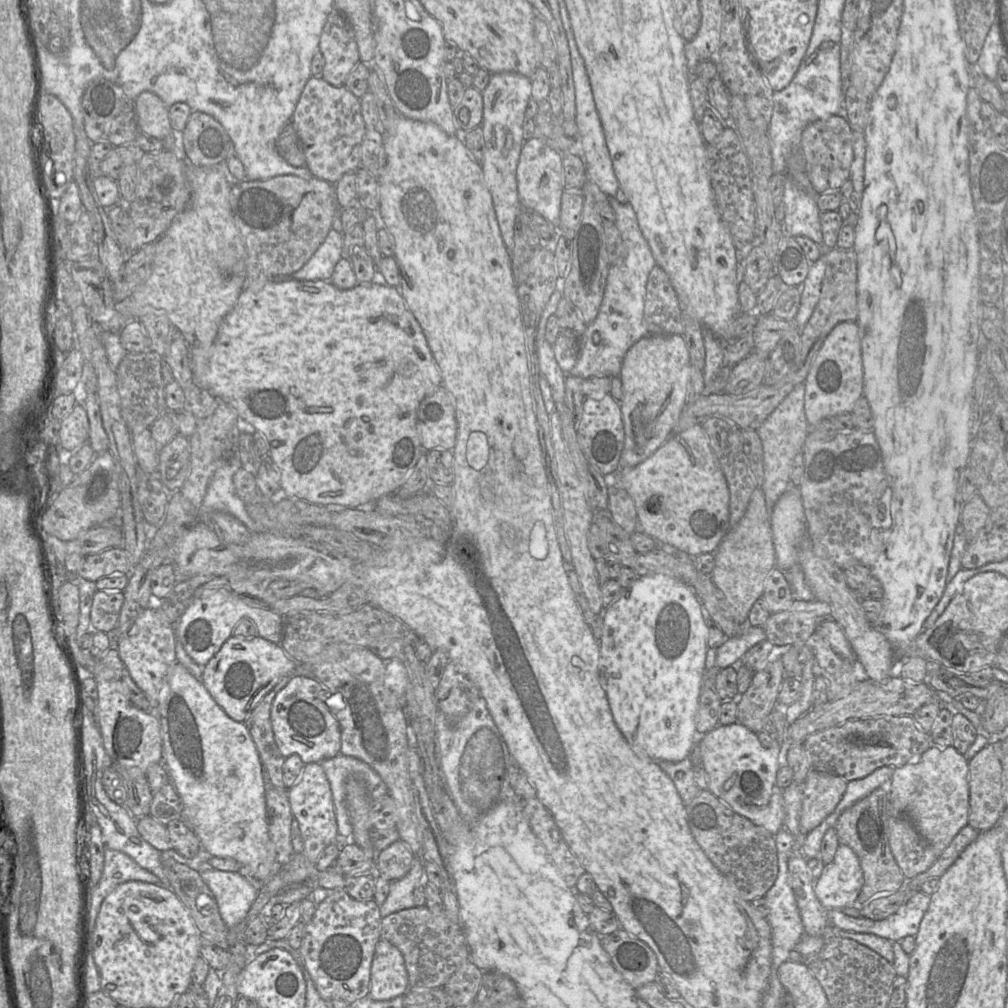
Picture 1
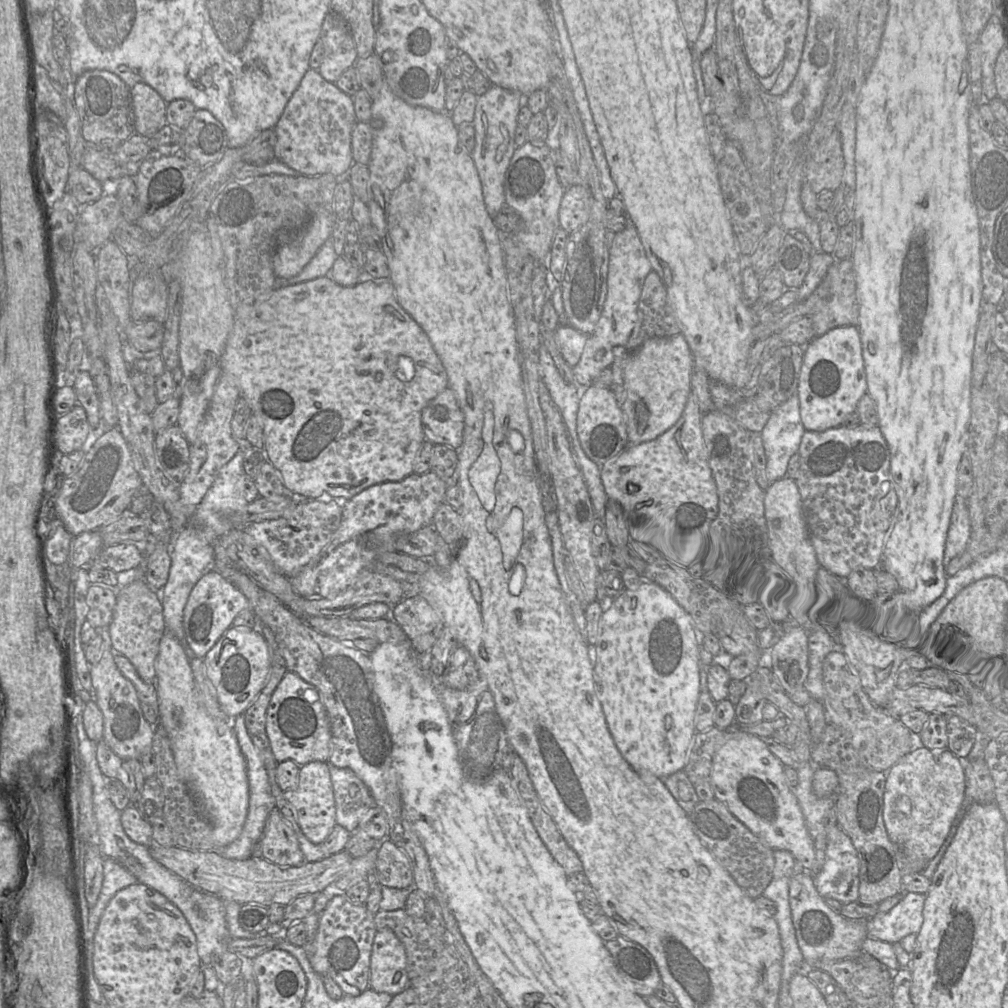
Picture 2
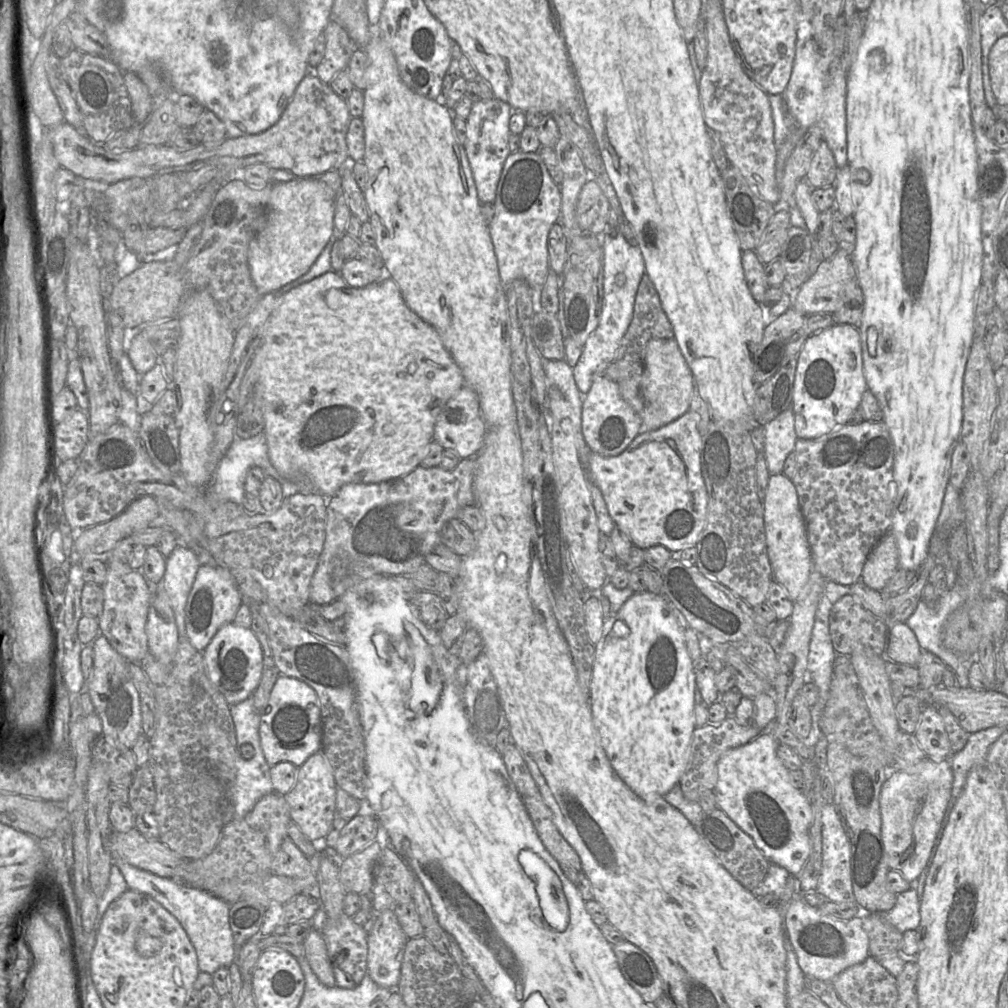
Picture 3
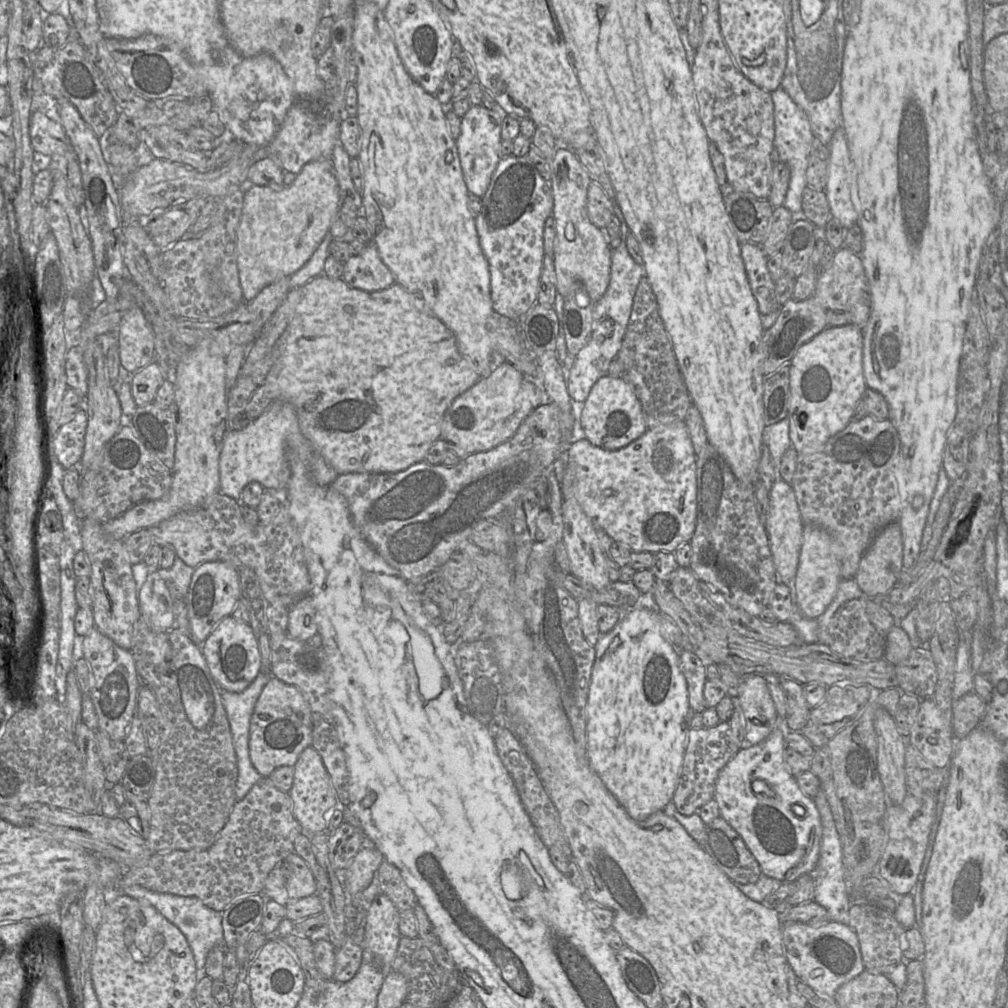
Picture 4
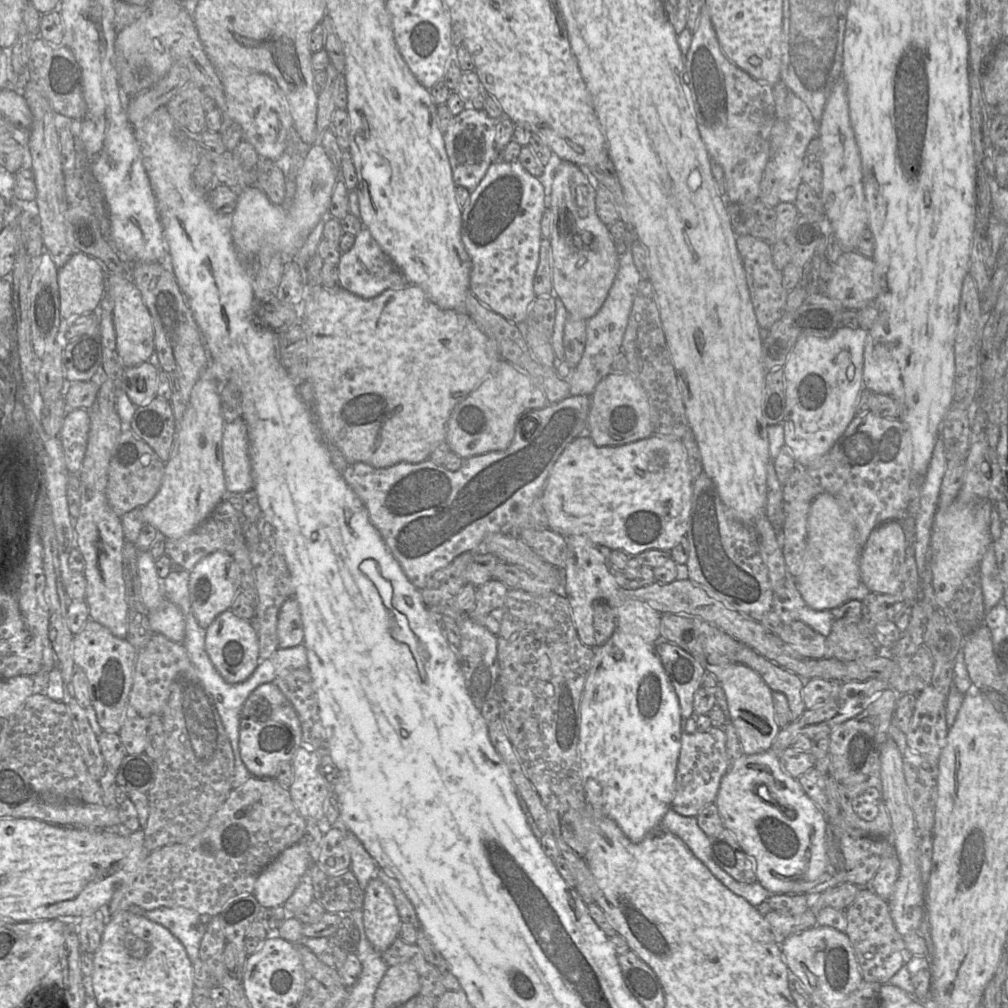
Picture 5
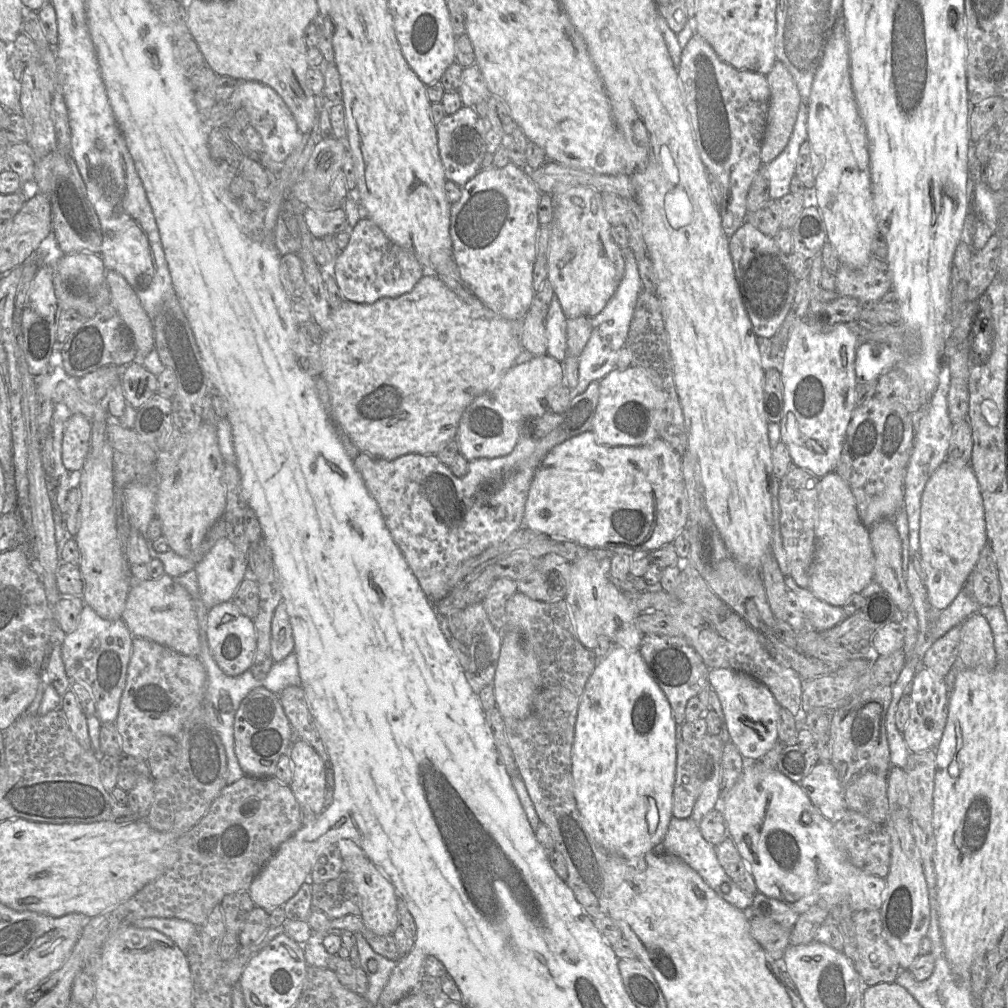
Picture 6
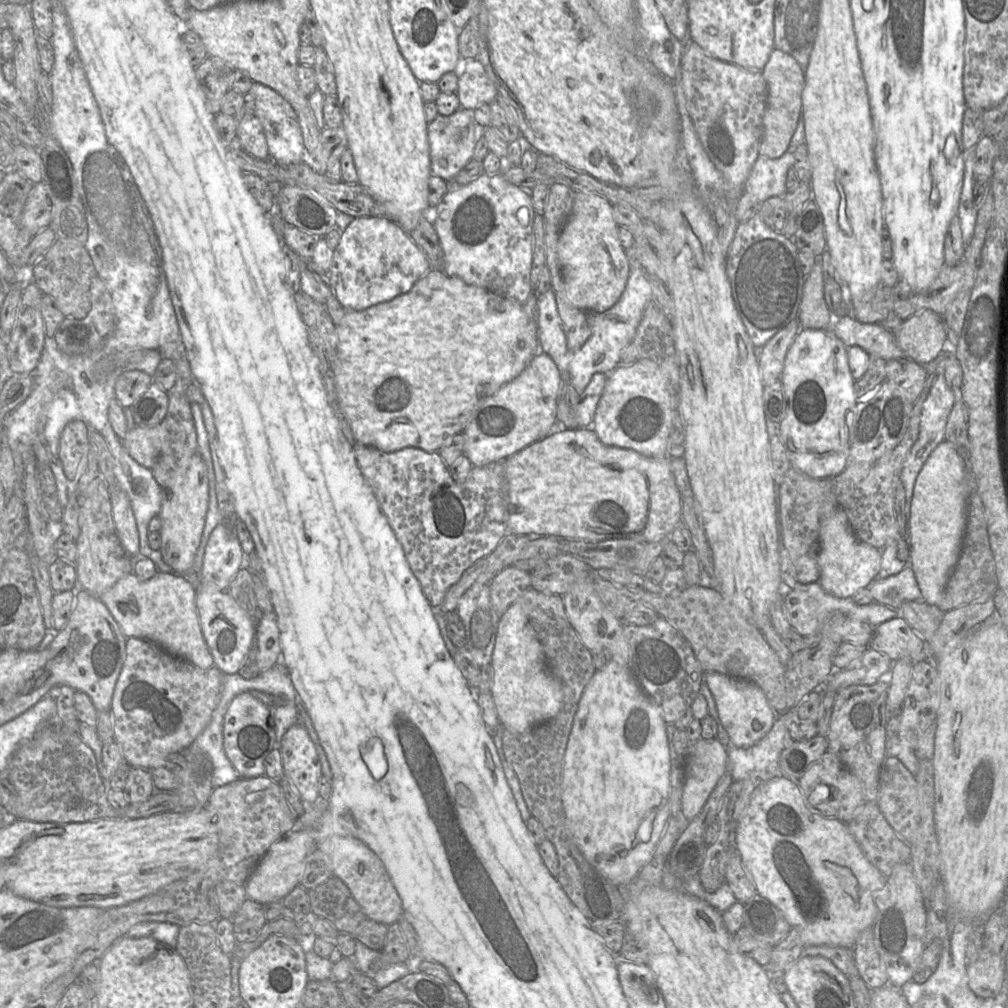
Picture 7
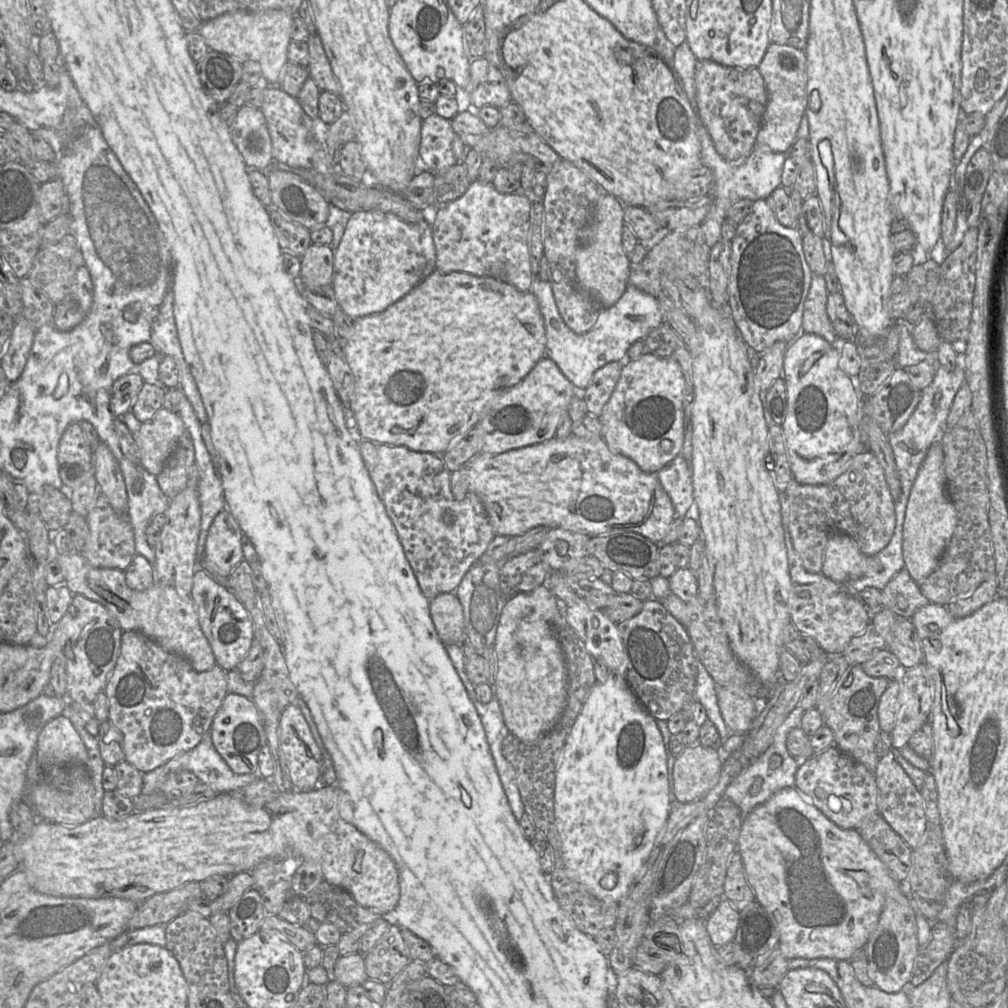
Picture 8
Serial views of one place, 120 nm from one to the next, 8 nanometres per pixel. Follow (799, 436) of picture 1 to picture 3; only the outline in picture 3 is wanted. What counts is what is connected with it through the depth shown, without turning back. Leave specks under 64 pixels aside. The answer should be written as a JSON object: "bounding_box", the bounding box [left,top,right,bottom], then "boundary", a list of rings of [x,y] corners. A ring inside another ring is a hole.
{"bounding_box":[763,407,796,475],"boundary":[[[792,407],[763,425],[764,456],[770,475],[782,473],[786,457],[794,451],[796,440],[795,417]]]}

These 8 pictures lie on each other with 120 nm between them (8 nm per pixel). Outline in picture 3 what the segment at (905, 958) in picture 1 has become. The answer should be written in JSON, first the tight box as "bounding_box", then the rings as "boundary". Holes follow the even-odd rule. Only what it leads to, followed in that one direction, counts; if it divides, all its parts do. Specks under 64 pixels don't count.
{"bounding_box":[885,880,920,934],"boundary":[[[917,880],[911,888],[897,895],[894,907],[887,912],[885,920],[902,934],[917,930],[920,924],[920,899],[917,895]]]}

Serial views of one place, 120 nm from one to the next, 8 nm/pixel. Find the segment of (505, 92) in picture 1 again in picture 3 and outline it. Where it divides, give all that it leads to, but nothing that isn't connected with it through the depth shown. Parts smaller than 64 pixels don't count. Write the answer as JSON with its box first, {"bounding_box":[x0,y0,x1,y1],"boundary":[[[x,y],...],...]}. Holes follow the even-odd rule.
{"bounding_box":[463,97,513,203],"boundary":[[[495,97],[489,100],[480,99],[473,102],[469,116],[466,119],[466,141],[463,148],[472,170],[480,202],[494,203],[505,160],[511,153],[508,140],[511,133],[509,120],[513,111],[509,104]]]}

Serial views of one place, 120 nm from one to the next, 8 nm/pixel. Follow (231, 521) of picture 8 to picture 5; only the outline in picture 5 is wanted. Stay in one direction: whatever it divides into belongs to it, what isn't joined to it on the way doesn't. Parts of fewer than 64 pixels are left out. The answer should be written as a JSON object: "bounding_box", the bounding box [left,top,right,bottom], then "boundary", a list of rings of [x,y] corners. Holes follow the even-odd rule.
{"bounding_box":[189,551,240,627],"boundary":[[[215,551],[202,558],[189,576],[189,595],[193,615],[198,624],[207,627],[222,612],[231,608],[232,602],[240,591],[240,569],[233,556],[225,551]]]}

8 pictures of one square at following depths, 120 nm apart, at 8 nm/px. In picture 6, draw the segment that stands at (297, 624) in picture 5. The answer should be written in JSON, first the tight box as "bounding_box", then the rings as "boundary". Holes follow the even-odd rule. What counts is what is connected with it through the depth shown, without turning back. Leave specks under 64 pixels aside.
{"bounding_box":[271,601,294,662],"boundary":[[[281,601],[271,621],[271,655],[274,662],[285,659],[294,650],[294,638],[286,605]]]}

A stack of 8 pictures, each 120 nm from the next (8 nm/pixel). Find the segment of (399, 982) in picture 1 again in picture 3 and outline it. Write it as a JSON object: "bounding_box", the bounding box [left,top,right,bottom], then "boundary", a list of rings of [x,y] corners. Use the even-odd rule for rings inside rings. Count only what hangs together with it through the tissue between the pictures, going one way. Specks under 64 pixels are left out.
{"bounding_box":[367,909,407,989],"boundary":[[[393,909],[375,912],[375,923],[367,937],[367,974],[374,983],[396,989],[407,939]]]}

